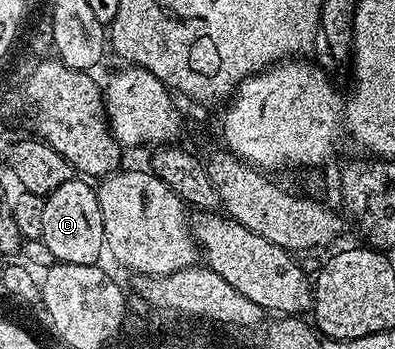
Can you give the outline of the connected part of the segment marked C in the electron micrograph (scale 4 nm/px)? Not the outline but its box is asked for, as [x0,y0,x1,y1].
[41,177,104,266]

